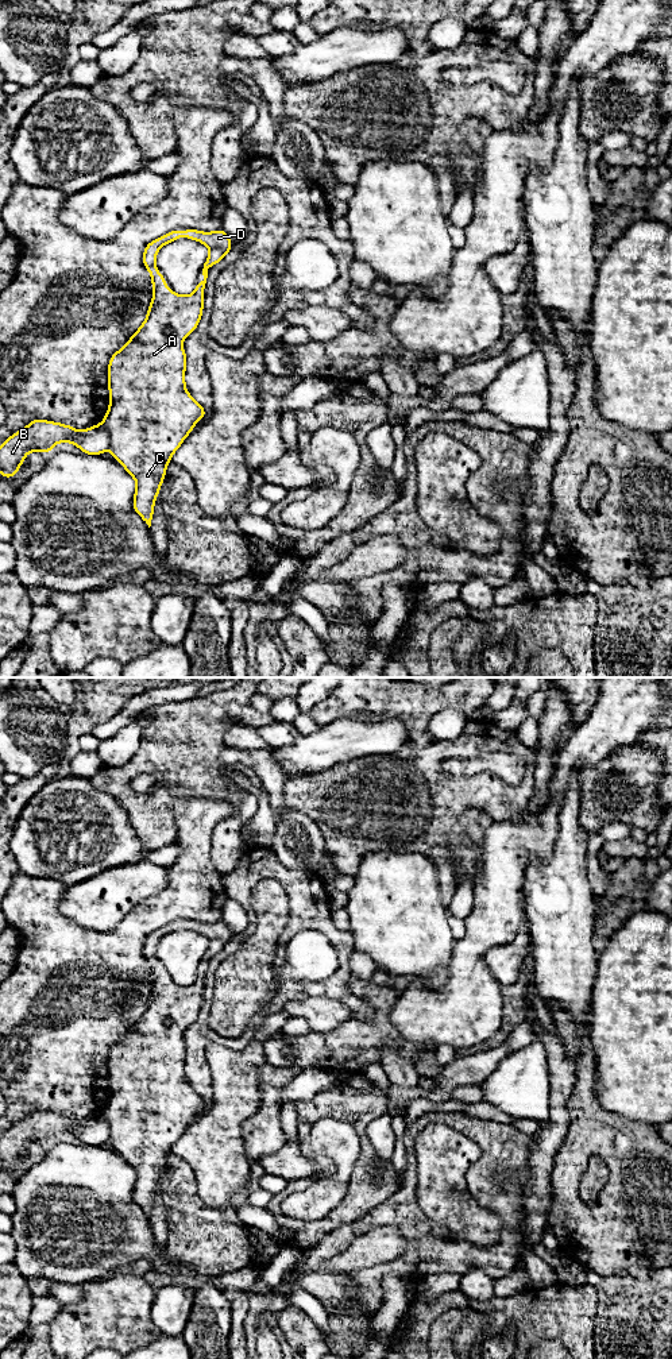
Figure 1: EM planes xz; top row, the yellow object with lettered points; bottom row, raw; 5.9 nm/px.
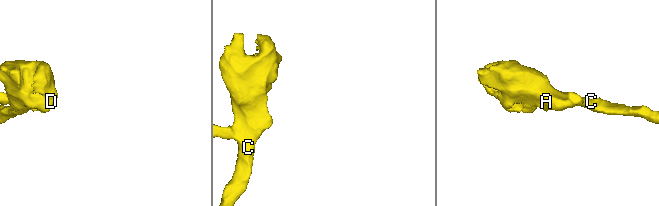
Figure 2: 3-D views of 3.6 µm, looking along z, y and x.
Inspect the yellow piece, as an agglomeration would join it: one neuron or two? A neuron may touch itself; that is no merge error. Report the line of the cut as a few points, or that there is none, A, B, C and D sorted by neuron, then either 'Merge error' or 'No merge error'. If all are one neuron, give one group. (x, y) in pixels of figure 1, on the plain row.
Split along xz (101, 1114), (108, 1123), (109, 1139). Groups: A C D / B. Merge error

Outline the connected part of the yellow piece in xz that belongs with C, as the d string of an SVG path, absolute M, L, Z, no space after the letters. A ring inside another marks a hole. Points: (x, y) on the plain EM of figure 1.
M220 919L213 923L197 920L174 920L148 934L143 943L143 955L151 965L152 991L146 1011L136 1024L115 1043L108 1055L109 1099L103 1111L111 1128L111 1144L135 1170L134 1201L151 1217L155 1190L166 1167L166 1158L171 1147L193 1123L197 1112L206 1107L204 1099L188 1084L185 1076L186 1045L184 1030L200 1015L204 1003L204 980L208 960L231 942L229 927ZM179 928L188 928L205 935L209 947L204 954L202 972L197 972L196 981L181 987L170 981L165 968L158 962L155 949L162 937Z

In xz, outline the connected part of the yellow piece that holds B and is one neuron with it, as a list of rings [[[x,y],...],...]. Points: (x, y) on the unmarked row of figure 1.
[[[32,1111],[0,1136],[0,1165],[12,1169],[18,1165],[28,1143],[51,1143],[57,1134],[73,1134],[84,1144],[101,1146],[111,1139],[111,1128],[101,1113],[84,1121],[70,1116]]]

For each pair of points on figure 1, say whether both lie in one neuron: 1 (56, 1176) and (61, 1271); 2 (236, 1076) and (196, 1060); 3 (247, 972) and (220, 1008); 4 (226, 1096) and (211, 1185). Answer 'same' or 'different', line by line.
1: same
2: different
3: same
4: same

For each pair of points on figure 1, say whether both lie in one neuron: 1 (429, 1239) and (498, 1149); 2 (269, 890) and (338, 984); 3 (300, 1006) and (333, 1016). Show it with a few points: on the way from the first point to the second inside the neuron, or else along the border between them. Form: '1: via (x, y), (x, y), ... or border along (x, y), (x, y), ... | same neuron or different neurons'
1: via (471, 1255), (493, 1255), (509, 1239), (509, 1190) | same neuron
2: border along (280, 883), (288, 898), (288, 922), (277, 944) | different neurons
3: via (308, 1008), (325, 1014) | same neuron

